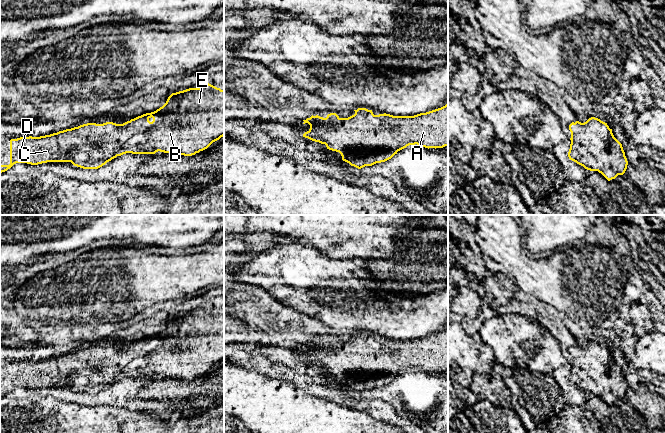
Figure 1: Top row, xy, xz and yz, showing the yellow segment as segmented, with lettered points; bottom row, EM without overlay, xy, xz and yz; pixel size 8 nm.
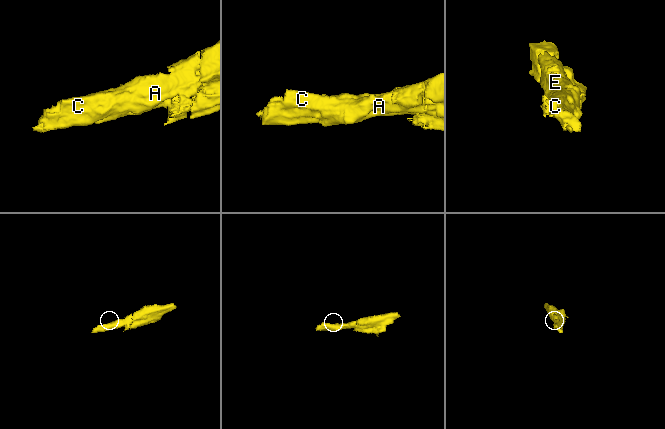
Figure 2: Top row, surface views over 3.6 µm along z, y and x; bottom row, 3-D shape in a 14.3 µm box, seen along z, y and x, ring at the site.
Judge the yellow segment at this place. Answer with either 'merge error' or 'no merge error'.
no merge error

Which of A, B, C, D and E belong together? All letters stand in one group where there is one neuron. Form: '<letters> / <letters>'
A B C D E

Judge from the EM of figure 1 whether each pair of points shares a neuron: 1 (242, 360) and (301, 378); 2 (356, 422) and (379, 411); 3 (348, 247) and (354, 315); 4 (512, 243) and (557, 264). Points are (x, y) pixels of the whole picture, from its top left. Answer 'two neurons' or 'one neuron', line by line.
1: one neuron
2: two neurons
3: two neurons
4: one neuron

